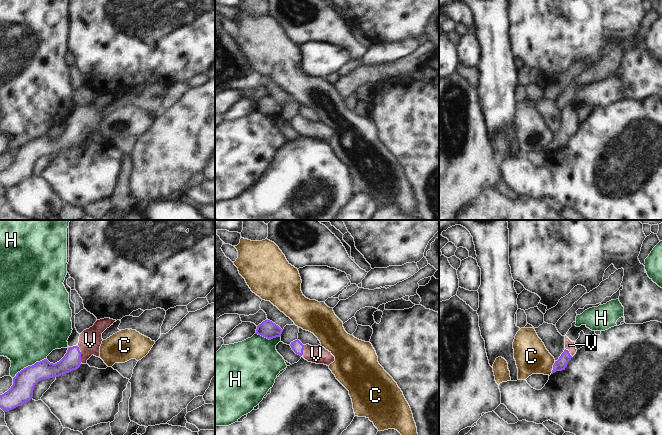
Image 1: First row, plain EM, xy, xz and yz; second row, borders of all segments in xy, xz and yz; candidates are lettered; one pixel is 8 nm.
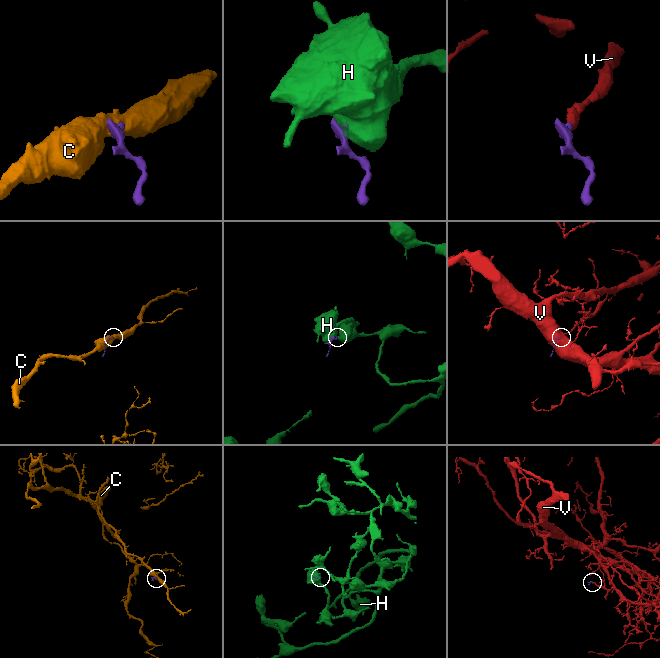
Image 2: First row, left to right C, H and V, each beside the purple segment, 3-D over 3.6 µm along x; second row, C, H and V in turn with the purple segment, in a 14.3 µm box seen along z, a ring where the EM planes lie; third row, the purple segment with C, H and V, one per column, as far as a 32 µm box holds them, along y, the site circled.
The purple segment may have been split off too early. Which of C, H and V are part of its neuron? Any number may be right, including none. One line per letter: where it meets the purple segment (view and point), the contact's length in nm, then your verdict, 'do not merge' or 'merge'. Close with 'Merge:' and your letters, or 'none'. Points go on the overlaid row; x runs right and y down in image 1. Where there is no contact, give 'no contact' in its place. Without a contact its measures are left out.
C: yz (553, 367) | 110 nm | do not merge
H: xy (28, 366) | 300 nm | do not merge
V: xy (80, 354) | 140 nm | merge
Merge: V

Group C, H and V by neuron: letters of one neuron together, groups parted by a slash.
C / H / V

